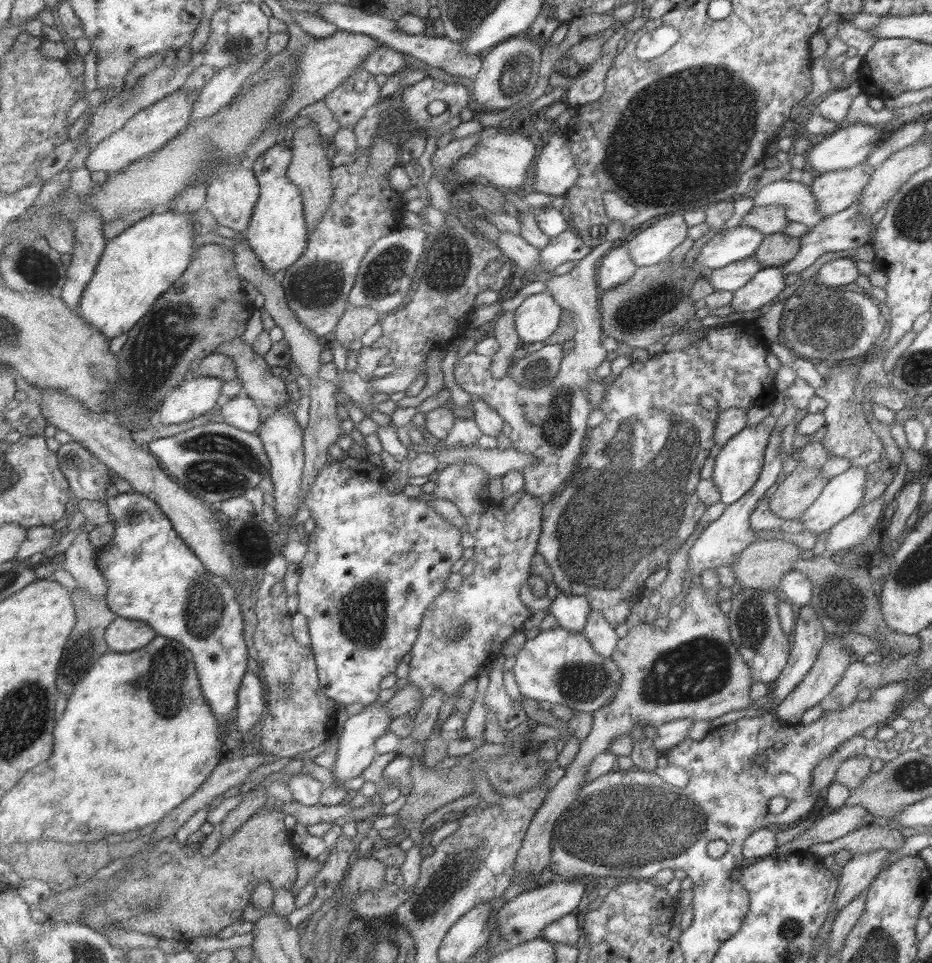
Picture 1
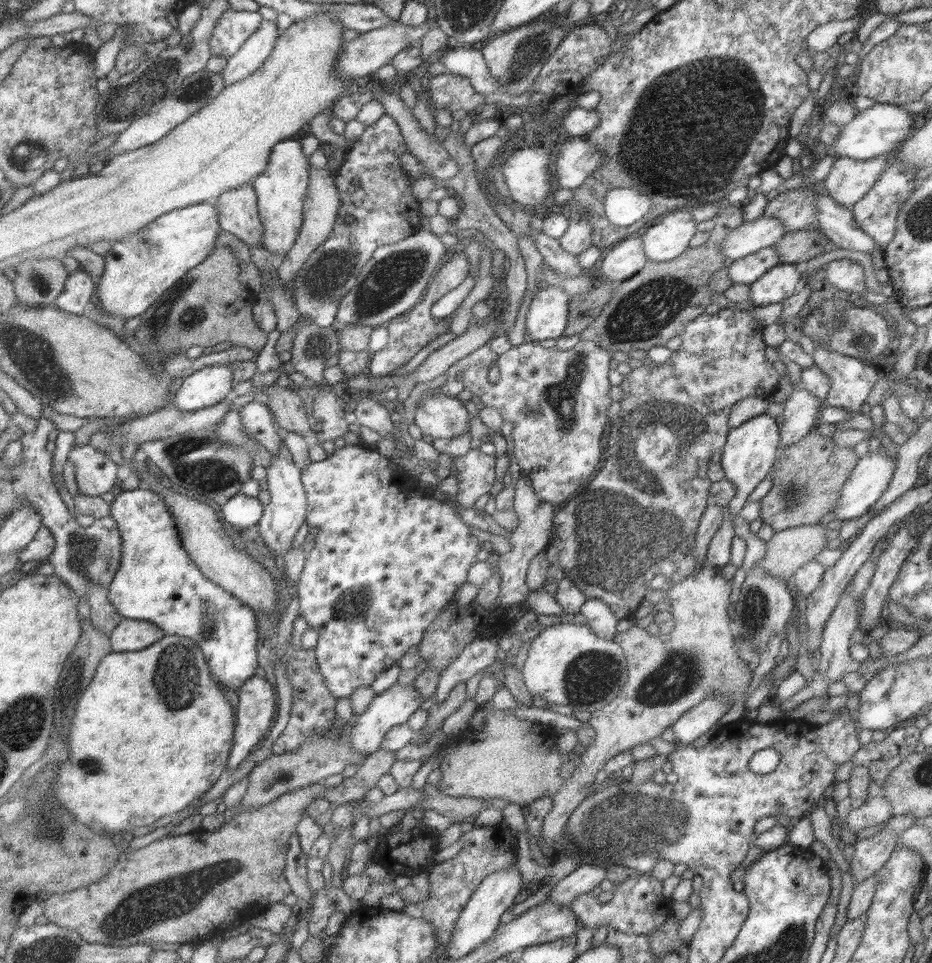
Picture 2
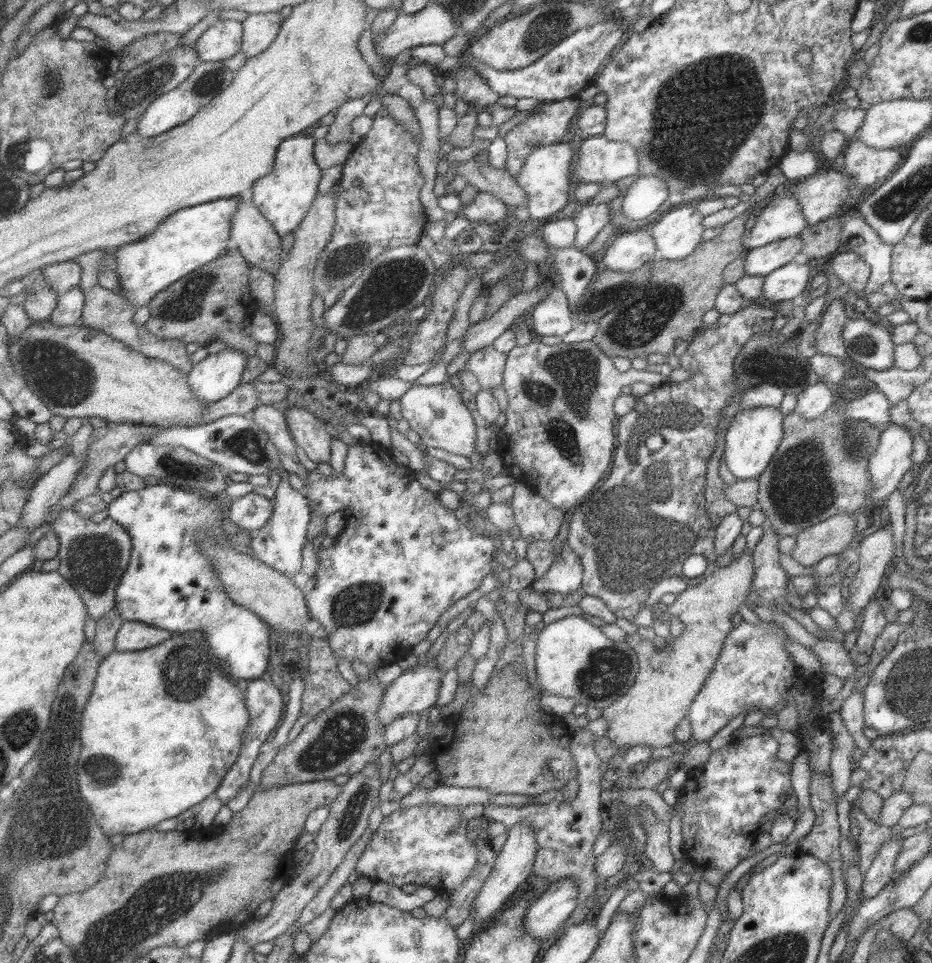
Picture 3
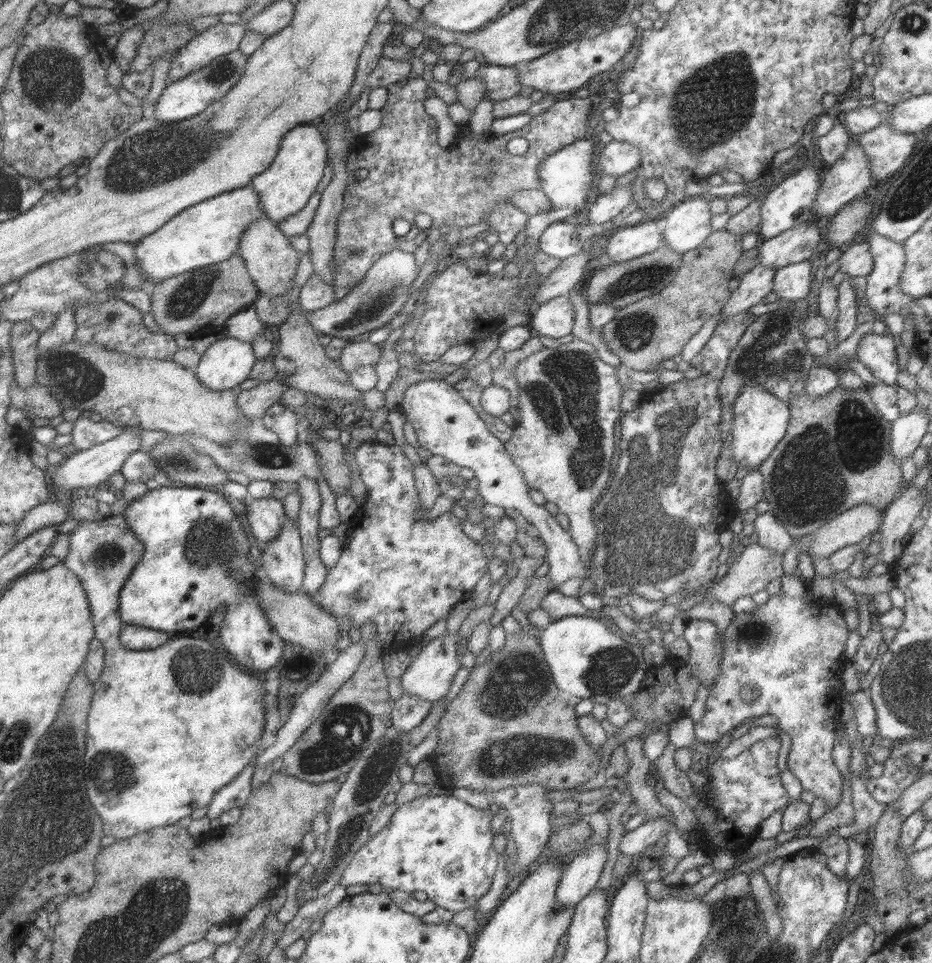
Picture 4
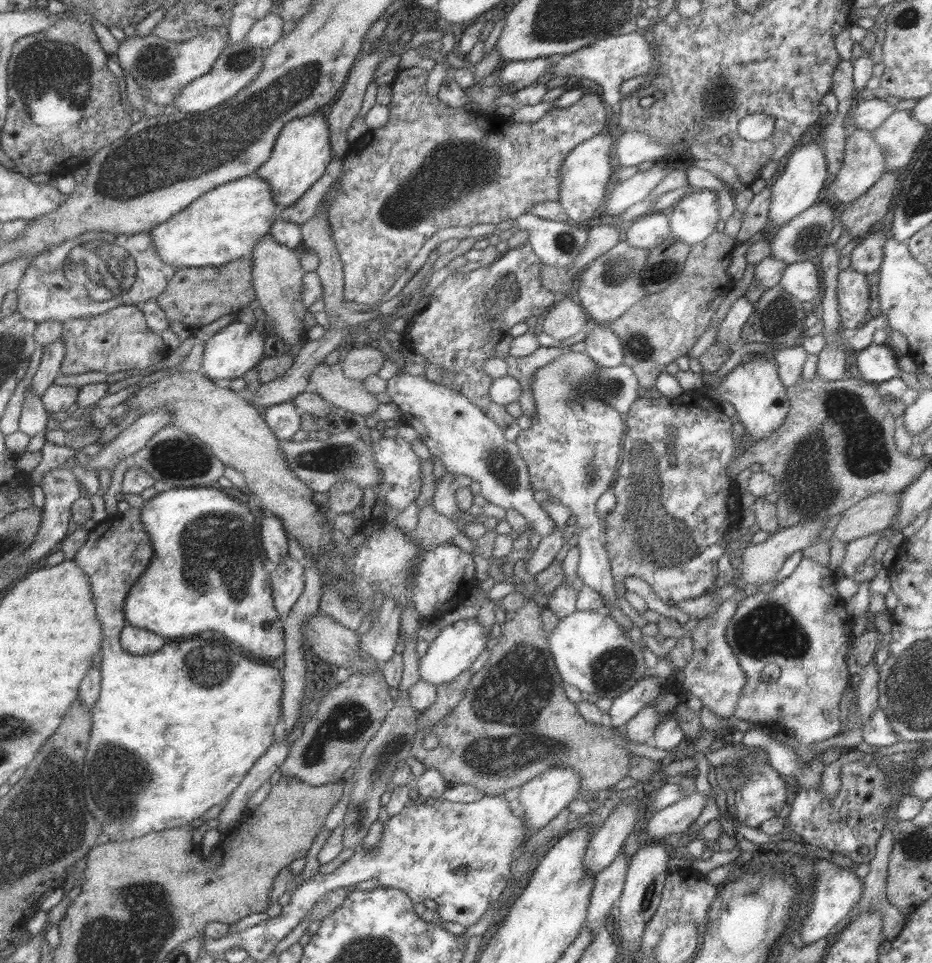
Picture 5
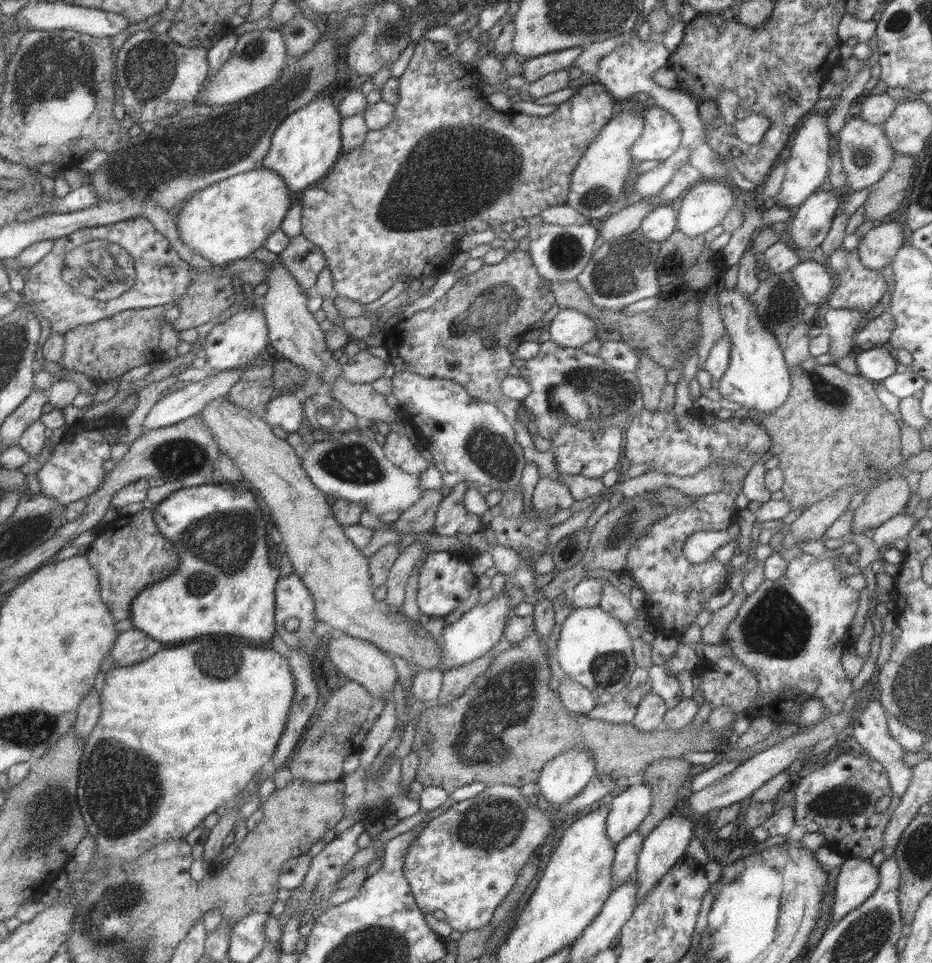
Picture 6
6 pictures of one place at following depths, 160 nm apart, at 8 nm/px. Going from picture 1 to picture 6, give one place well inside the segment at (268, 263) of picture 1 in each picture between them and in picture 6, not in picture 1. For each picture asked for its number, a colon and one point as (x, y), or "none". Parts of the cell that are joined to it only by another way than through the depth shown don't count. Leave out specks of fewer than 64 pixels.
2: (280, 189)
3: (283, 196)
4: (290, 178)
5: (302, 149)
6: (303, 148)

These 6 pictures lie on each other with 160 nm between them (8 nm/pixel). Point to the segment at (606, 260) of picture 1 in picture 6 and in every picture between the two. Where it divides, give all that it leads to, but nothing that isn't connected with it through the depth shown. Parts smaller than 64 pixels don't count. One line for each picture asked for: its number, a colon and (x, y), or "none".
2: (623, 260)
3: (626, 252)
4: (632, 241)
5: (648, 231)
6: (661, 221)

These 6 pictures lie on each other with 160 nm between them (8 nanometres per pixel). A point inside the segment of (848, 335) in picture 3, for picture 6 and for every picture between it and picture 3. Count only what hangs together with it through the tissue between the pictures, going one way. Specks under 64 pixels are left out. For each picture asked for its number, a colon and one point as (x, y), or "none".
4: (875, 352)
5: (878, 362)
6: (877, 363)

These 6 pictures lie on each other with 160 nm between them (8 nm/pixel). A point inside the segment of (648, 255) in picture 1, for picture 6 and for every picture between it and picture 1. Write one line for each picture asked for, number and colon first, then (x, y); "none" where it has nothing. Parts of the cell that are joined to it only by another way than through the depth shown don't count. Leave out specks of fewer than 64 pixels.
2: (668, 238)
3: (676, 234)
4: (685, 226)
5: (693, 217)
6: (705, 204)

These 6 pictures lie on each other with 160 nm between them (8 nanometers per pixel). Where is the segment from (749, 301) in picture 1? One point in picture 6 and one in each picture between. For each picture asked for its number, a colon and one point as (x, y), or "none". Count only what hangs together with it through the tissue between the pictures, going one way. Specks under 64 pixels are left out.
2: (775, 285)
3: (787, 282)
4: (792, 282)
5: (802, 279)
6: (813, 280)

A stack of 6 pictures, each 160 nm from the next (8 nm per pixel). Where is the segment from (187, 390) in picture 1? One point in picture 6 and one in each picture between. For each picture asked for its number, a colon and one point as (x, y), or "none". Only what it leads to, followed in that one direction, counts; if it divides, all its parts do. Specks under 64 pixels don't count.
2: (212, 384)
3: (216, 376)
4: (226, 363)
5: (233, 350)
6: (236, 341)

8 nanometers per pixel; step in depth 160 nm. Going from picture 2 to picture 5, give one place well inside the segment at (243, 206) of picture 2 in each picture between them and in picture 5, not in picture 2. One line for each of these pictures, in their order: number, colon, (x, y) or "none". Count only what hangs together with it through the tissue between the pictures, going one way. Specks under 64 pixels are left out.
3: (251, 233)
4: (271, 261)
5: (277, 275)

